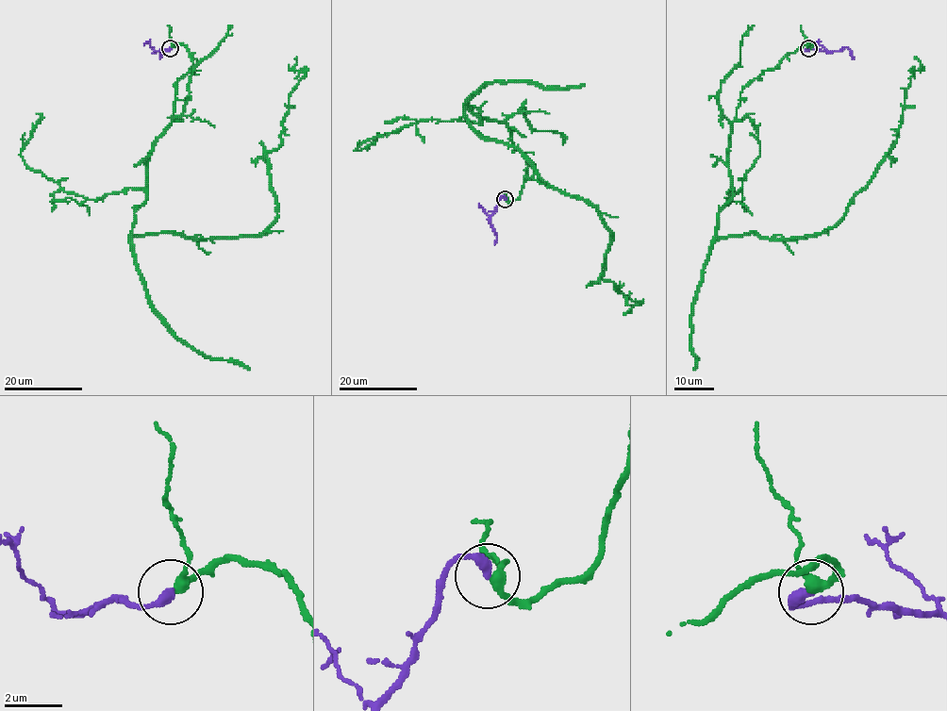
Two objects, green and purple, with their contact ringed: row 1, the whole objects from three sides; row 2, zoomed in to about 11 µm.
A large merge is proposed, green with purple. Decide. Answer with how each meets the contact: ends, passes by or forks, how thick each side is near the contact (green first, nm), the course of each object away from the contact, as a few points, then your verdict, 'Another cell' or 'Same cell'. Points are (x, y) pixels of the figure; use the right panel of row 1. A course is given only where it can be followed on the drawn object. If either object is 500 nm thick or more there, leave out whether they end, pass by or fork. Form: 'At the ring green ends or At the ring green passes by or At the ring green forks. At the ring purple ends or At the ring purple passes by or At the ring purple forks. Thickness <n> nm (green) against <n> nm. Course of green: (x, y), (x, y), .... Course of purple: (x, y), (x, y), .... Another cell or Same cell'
At the ring green passes by. At the ring purple ends. Thickness 280 nm (green) against 360 nm. Course of green: (808, 48), (741, 90), (733, 197), (717, 238), (833, 227), (894, 144), (914, 57). Course of purple: (808, 48), (806, 50), (829, 51), (846, 47), (855, 59). Same cell

